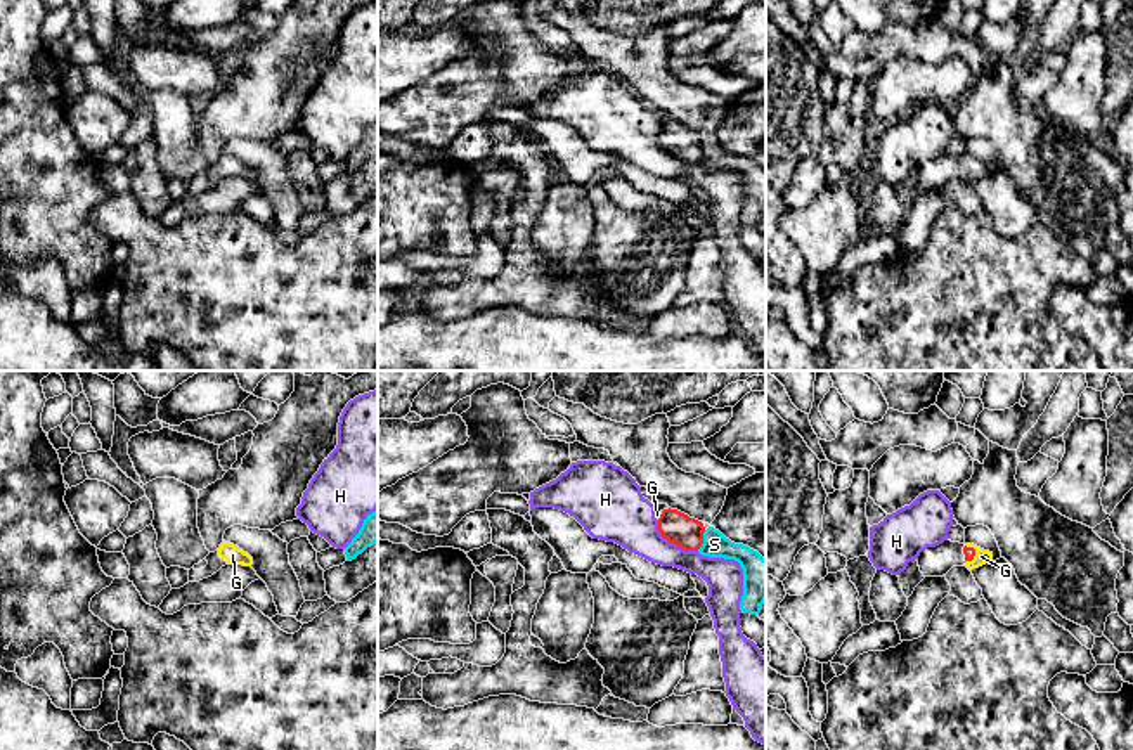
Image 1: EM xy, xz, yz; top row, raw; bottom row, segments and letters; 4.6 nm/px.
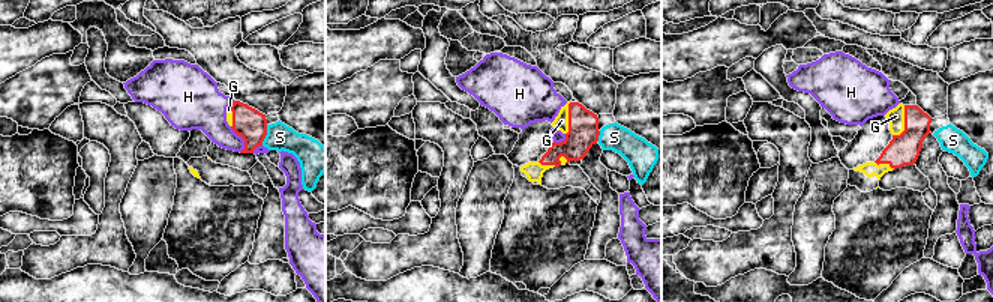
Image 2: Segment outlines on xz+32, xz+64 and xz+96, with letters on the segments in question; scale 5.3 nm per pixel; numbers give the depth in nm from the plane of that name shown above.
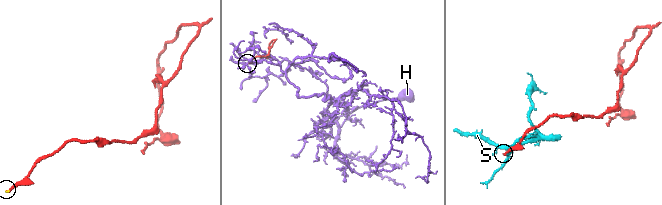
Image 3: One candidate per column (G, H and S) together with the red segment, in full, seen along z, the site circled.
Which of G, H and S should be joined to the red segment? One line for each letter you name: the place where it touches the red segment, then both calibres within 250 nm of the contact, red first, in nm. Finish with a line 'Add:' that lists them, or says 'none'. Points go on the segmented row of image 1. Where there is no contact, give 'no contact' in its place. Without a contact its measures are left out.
G: yz (974, 551) | 50/70 nm
Add: G

